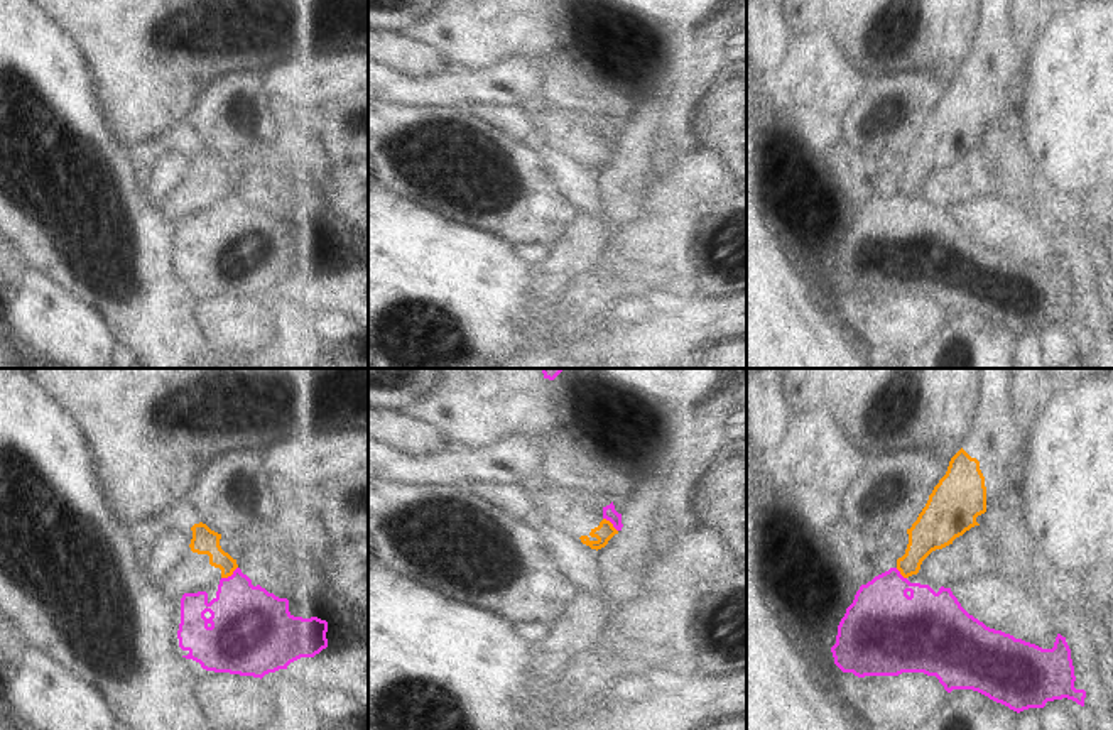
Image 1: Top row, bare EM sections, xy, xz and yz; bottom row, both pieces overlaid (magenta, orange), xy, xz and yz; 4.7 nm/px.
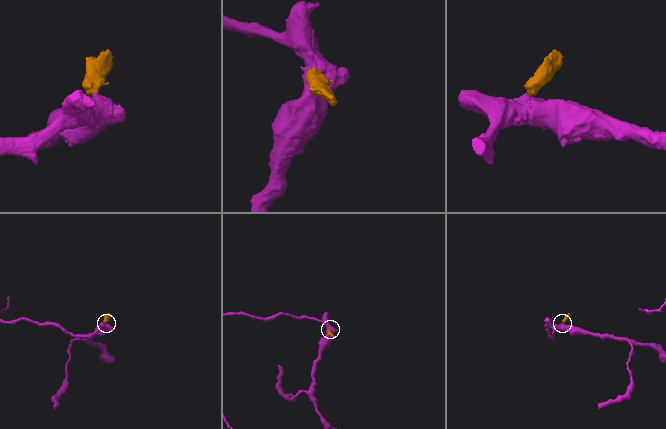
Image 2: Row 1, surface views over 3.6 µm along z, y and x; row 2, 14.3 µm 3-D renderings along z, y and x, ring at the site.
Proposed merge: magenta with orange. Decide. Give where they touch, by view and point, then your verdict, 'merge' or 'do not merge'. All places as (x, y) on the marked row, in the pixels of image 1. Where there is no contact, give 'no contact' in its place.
contact xy (232, 575); do not merge

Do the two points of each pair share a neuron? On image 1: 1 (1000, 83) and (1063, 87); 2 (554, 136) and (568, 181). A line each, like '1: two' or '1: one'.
1: two
2: two

